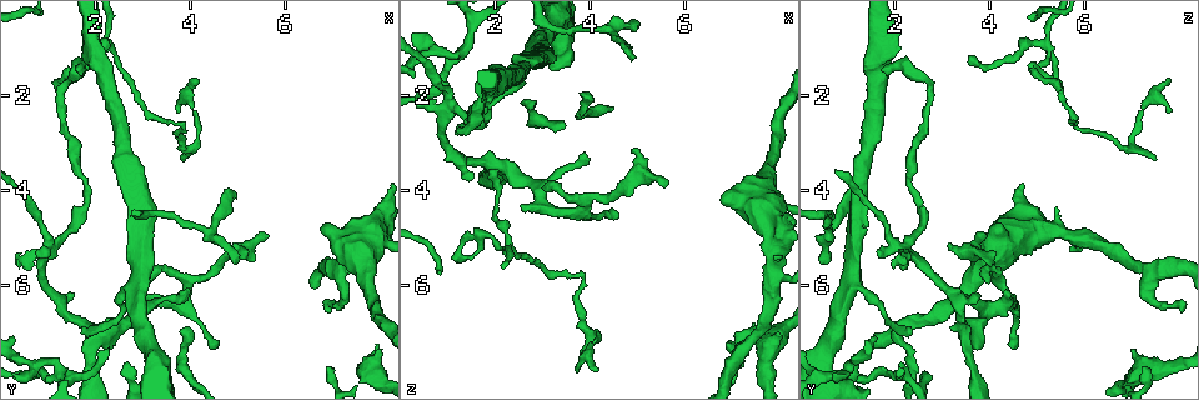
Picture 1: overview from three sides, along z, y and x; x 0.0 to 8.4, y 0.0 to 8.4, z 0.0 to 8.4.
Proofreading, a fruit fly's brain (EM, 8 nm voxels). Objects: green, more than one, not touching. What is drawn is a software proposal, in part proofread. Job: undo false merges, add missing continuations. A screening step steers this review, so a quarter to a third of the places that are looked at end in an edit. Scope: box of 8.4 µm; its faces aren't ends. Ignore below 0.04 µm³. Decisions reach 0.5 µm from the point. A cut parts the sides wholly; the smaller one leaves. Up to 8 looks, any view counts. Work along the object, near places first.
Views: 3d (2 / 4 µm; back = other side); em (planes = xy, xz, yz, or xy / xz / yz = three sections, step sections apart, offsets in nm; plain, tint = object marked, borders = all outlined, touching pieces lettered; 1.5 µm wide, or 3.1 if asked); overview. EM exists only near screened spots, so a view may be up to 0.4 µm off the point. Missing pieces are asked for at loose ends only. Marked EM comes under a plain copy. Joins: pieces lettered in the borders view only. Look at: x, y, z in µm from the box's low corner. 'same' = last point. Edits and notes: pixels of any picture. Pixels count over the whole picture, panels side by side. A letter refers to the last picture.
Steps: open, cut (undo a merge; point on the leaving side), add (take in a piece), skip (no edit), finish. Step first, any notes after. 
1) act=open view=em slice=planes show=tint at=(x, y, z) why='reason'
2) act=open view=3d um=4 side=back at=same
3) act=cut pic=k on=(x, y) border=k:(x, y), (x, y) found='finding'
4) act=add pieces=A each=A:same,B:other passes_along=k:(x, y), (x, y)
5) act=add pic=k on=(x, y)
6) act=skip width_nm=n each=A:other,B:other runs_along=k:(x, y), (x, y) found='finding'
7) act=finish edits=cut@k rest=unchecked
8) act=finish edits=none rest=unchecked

act=open view=3d um=4 at=(3.75, 2.50, 5.75) why='abrupt turn'

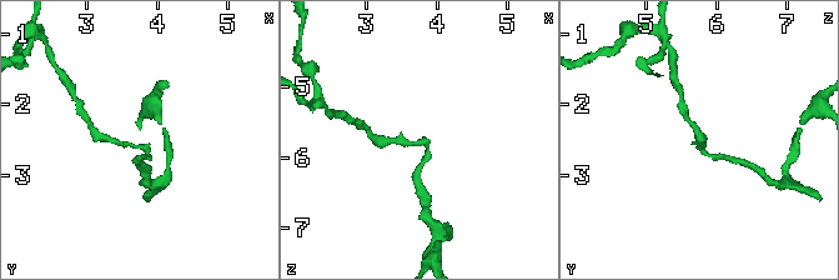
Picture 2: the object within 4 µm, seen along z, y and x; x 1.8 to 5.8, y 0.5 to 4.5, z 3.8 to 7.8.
act=open view=em slice=xz step=8 show=tint at=(3.75, 2.55, 5.80)

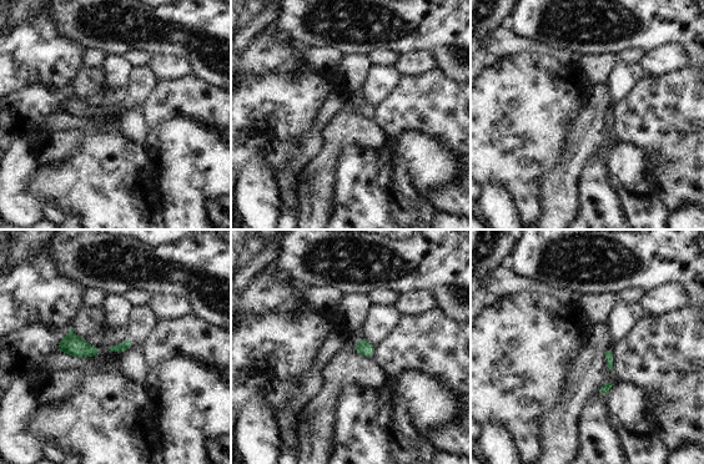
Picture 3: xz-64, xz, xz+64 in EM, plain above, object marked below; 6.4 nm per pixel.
act=open view=em slice=xy step=4 show=borders at=same

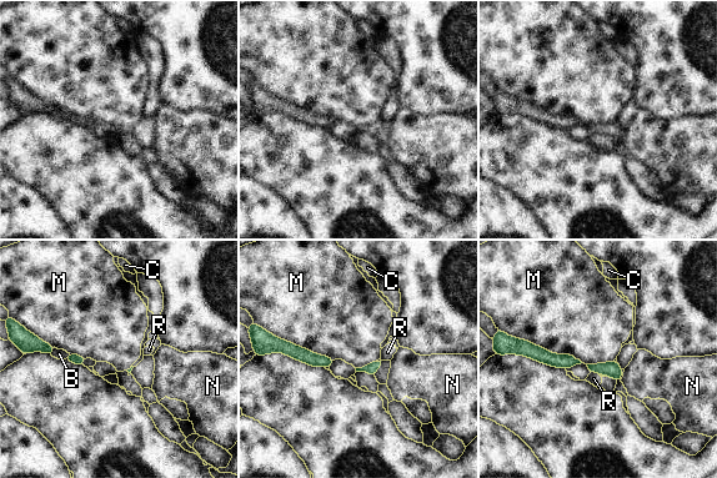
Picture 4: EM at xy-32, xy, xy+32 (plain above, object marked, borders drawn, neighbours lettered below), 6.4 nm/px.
act=skip longest_contact=M:460nm each=B:other,C:other,M:other,N:other,R:other found='one neuron here'

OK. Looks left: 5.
act=open view=3d um=2 at=(4.10, 1.65, 7.75) why='free end'

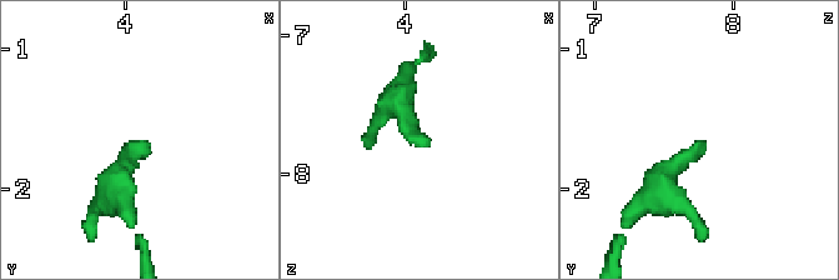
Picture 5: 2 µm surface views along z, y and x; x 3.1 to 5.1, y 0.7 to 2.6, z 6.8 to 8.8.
act=open view=em slice=yz step=8 show=borders at=(4.16, 1.64, 7.80)

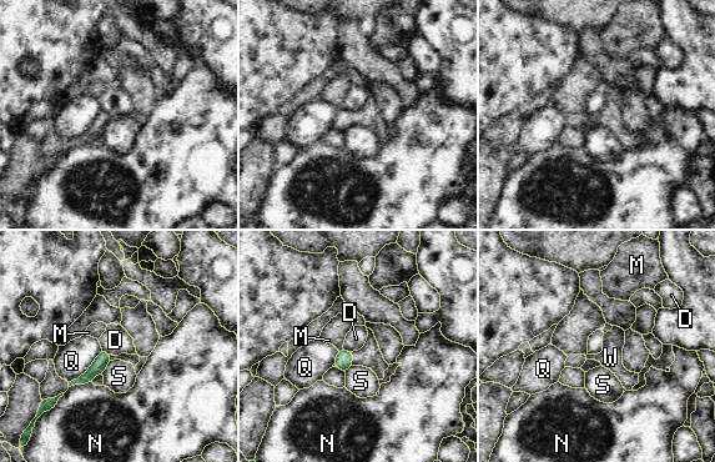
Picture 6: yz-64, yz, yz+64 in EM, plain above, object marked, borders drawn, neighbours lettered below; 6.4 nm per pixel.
act=add pieces=W each=D:other,M:other,N:other,Q:other,S:other,W:same passes_along=6:(345, 358), (352, 358), (369, 356) found='it goes on there'

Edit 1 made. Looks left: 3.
act=open view=overview why='redraw'

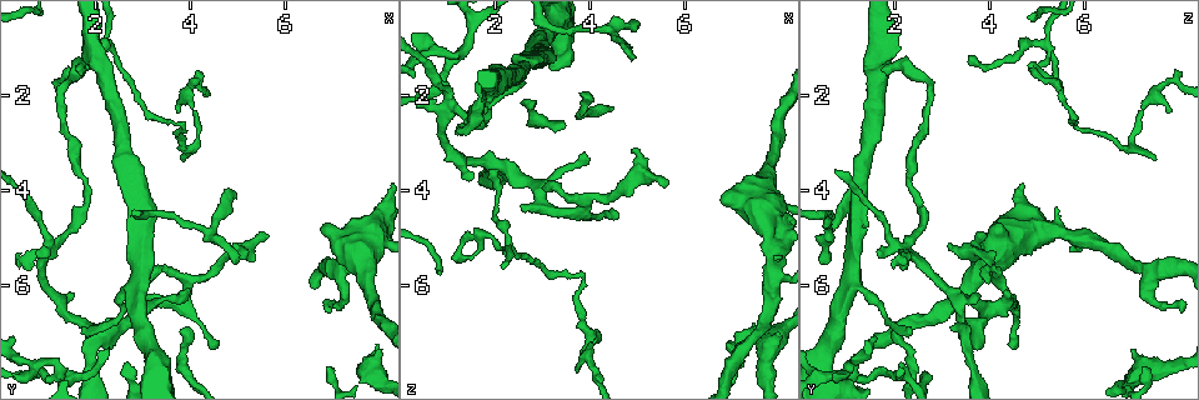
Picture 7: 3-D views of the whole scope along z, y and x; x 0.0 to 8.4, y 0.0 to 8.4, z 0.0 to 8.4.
act=open view=em slice=planes show=borders at=(2.25, 0.95, 5.15) why='branch point'

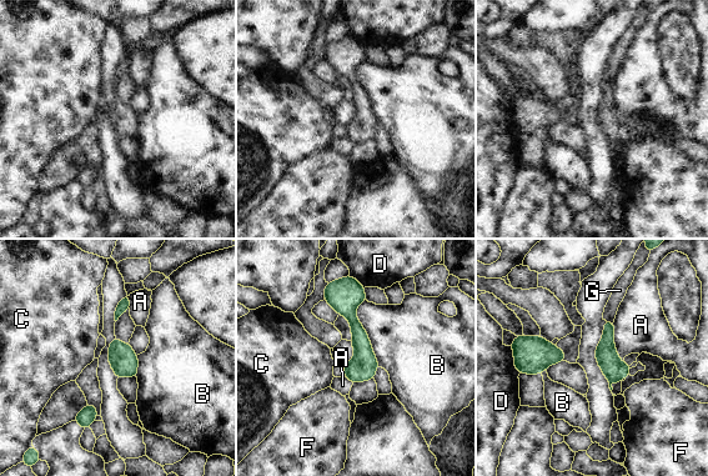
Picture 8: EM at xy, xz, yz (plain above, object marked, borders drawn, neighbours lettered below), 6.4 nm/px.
act=skip width_nm=150 each=A:other,B:other,C:other,D:other,F:other,G:other runs_along=8:(350, 284), (358, 379) found='one neuron here'

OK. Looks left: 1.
act=finish edits=add@6 rest=unchecked

